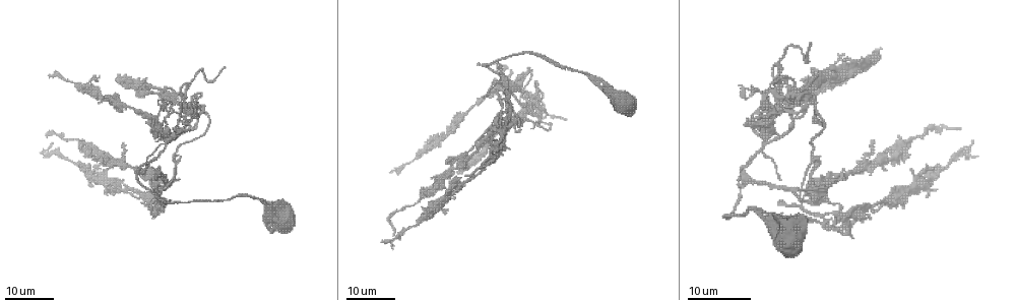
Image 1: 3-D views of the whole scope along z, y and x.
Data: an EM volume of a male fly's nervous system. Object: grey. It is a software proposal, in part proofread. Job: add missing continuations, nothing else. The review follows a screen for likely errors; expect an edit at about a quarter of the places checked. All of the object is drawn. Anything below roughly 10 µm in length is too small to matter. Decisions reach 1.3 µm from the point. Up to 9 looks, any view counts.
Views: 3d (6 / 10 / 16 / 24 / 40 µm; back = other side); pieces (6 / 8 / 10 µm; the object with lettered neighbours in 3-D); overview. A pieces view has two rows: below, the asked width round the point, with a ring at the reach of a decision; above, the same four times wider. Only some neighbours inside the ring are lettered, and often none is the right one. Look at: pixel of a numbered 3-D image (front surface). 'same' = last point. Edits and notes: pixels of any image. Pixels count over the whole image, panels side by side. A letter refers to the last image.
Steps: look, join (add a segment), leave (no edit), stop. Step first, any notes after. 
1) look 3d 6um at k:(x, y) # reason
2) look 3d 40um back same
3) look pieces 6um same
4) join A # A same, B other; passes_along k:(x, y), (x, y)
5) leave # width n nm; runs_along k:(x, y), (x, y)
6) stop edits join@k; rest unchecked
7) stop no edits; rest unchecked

look 3d 16um at 1:(810, 44) # end of a long branch

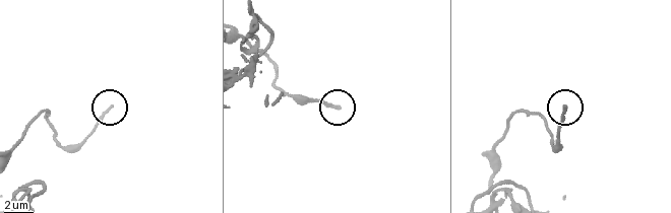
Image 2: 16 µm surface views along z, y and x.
look pieces 8um at 2:(567, 106)

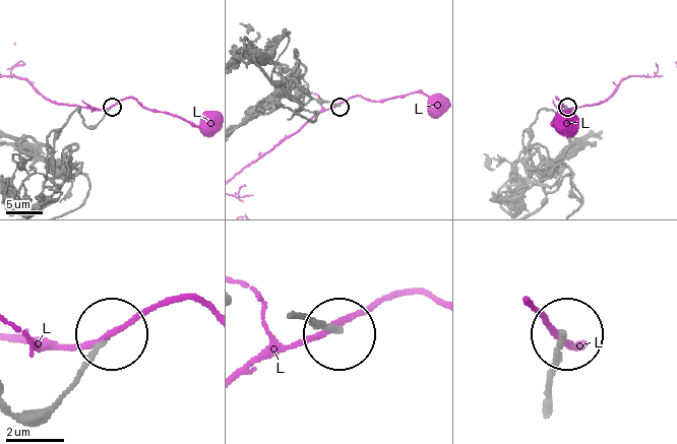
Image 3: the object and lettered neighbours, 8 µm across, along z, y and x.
leave # L other; no lettered segment goes on from it

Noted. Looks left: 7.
look 3d 16um at 1:(456, 174) # branch stops here

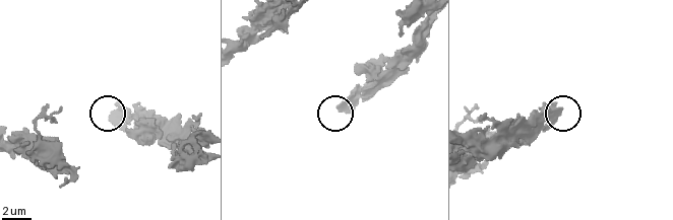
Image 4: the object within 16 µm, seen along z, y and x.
look pieces 8um at 4:(109, 114)

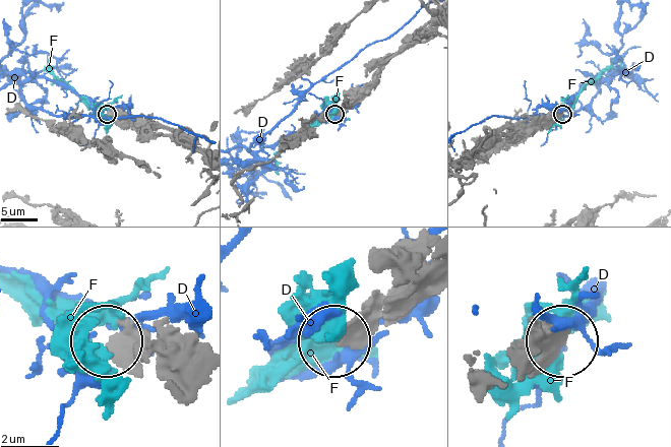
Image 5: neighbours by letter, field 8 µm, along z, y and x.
join F # width 340 nm; D other, F same; it goes on there

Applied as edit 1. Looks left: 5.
look overview

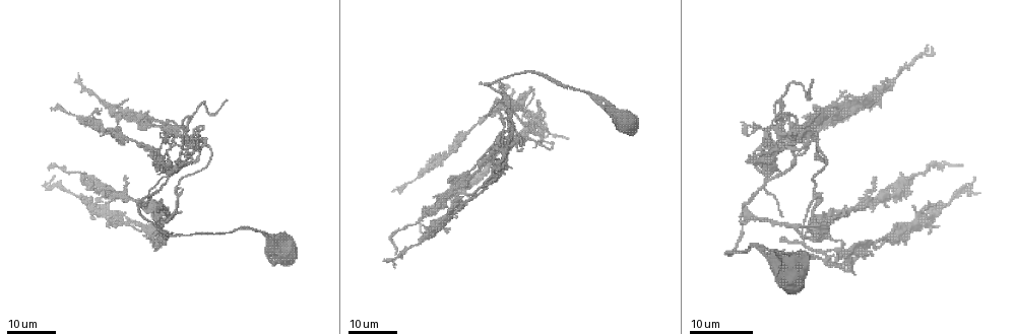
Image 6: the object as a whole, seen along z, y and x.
look 3d 16um at 6:(770, 134) # thin end

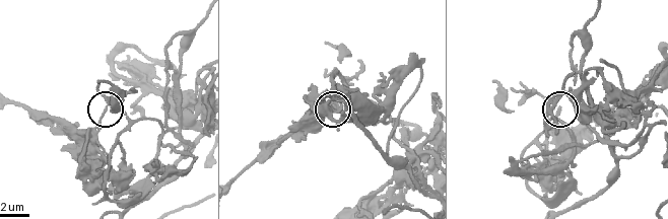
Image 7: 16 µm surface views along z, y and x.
look pieces 6um at 7:(107, 108) # see the neighbours

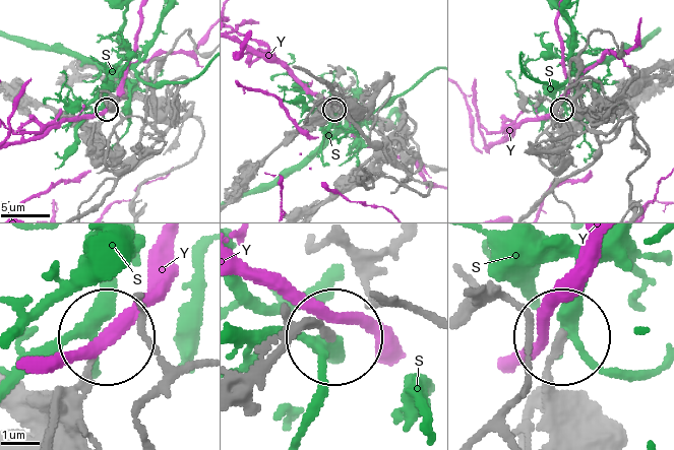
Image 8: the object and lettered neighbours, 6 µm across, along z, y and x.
leave # S other, Y other; runs_along 8:(558, 428), (545, 379), (561, 343); no lettered segment goes on from it

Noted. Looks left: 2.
look 3d 24um at 6:(486, 113) # branch stops here

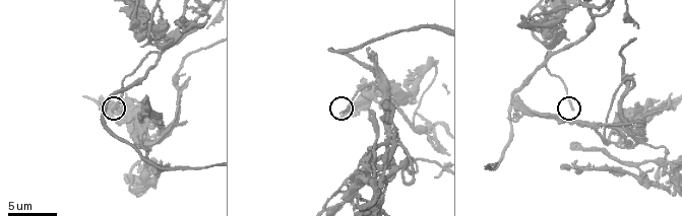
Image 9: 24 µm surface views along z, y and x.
look pieces 8um at 9:(341, 110)

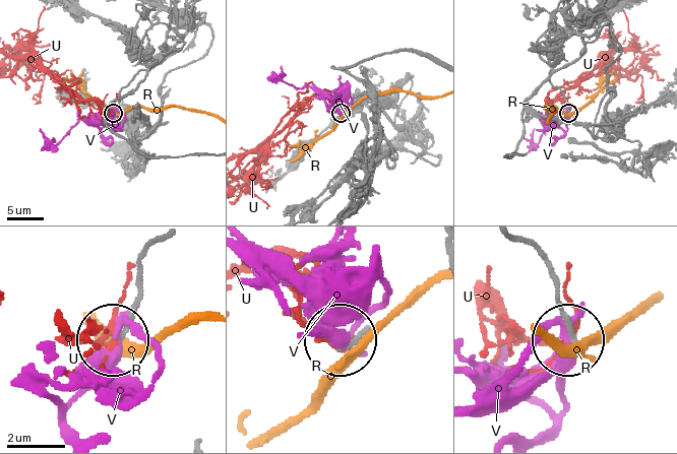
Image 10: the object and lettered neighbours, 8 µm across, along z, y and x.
leave # R other, U other, V other; runs_along 10:(152, 244), (140, 270), (135, 314), (114, 341); none of them fits

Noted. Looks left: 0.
stop edits join@5; rest unchecked

